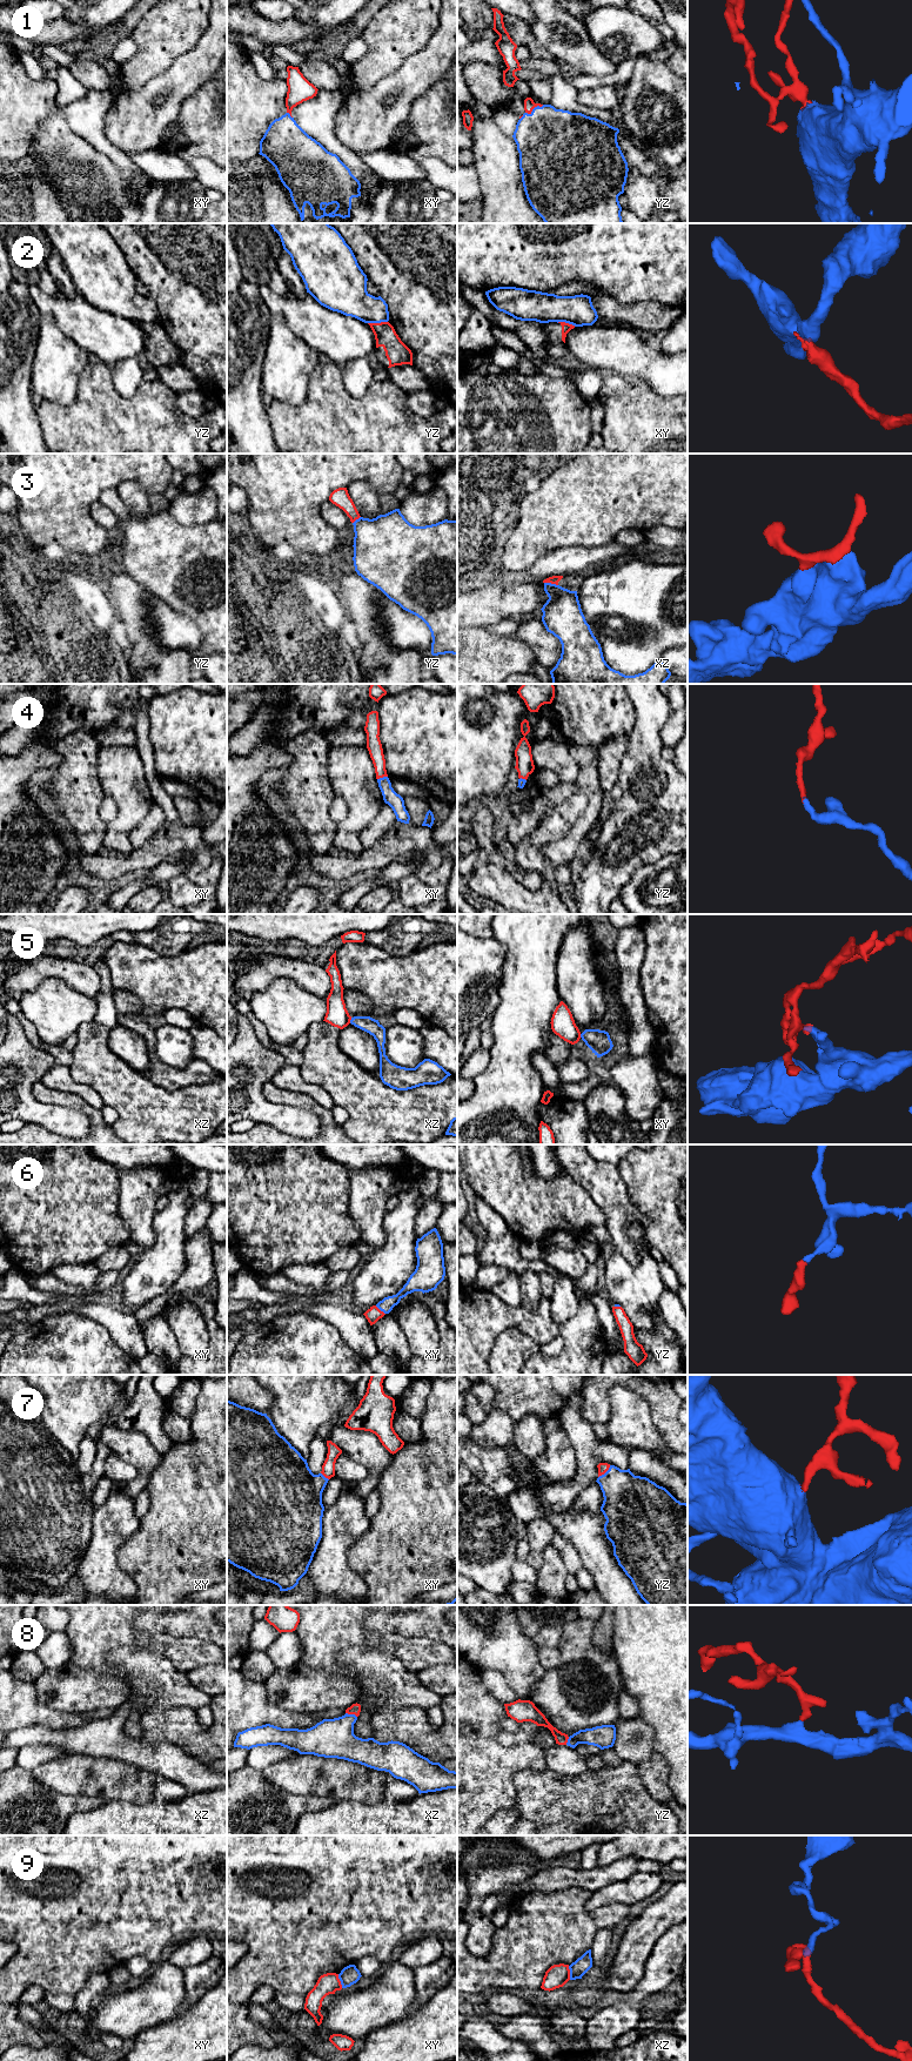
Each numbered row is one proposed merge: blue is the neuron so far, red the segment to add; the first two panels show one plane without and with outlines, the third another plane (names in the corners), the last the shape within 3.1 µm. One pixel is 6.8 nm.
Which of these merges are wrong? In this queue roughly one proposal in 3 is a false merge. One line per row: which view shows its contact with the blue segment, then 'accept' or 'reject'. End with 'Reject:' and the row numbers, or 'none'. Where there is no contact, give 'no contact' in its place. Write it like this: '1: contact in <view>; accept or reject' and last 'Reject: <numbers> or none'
1: contact in yz; accept
2: contact in yz; reject
3: contact in xz; accept
4: contact in xy; accept
5: contact in xz; reject
6: contact in xy; accept
7: contact in yz; accept
8: contact in xz; accept
9: contact in xy; reject
Reject: 2, 5, 9

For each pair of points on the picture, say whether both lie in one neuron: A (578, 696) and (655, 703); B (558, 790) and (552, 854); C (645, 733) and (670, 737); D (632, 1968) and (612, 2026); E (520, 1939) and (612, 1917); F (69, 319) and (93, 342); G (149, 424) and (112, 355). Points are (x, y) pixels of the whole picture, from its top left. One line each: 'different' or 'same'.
A: different
B: same
C: different
D: different
E: same
F: same
G: different

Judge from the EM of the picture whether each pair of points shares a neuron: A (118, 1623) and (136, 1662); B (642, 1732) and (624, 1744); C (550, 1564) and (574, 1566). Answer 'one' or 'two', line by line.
A: two
B: one
C: two

